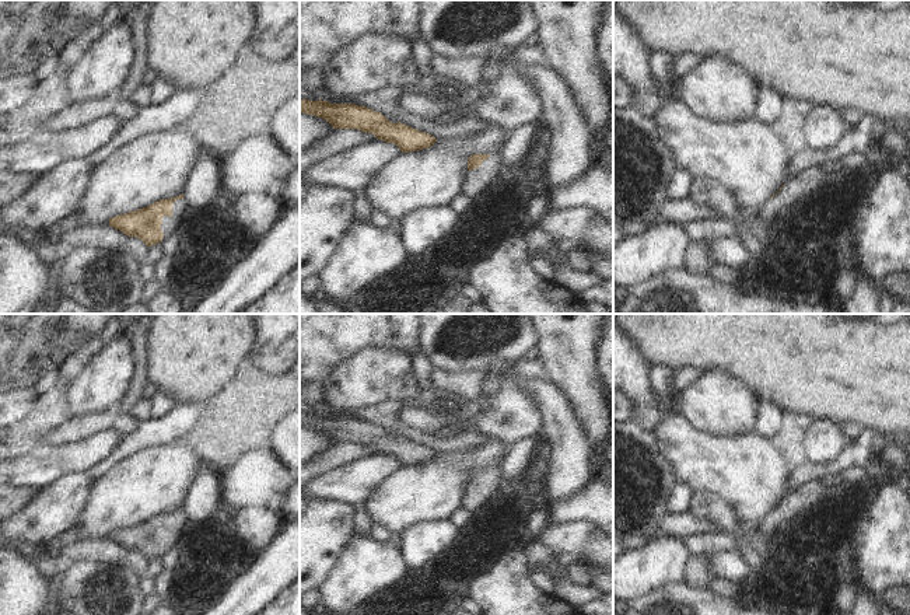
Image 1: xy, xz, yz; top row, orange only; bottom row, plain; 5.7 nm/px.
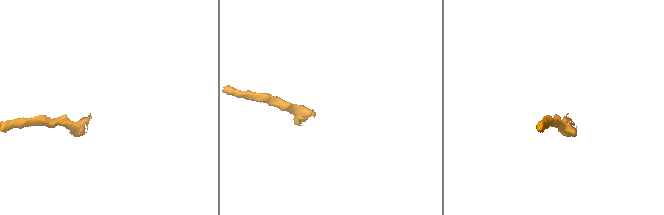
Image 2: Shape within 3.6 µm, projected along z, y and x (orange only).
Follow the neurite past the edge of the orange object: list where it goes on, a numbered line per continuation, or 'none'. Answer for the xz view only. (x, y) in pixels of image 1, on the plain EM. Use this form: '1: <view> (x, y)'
none

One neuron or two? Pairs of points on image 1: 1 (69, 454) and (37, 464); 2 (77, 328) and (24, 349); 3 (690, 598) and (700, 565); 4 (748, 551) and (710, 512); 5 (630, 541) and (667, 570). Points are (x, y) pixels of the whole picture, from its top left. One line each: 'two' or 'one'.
1: one
2: one
3: two
4: one
5: two

